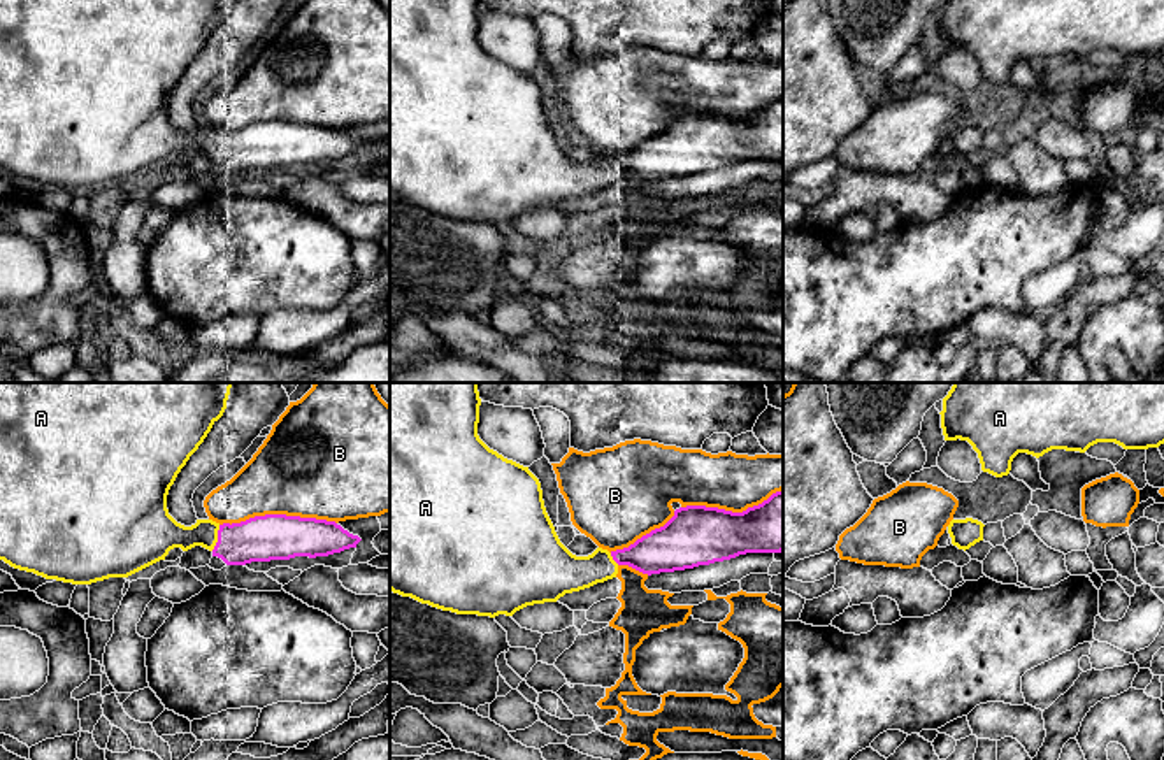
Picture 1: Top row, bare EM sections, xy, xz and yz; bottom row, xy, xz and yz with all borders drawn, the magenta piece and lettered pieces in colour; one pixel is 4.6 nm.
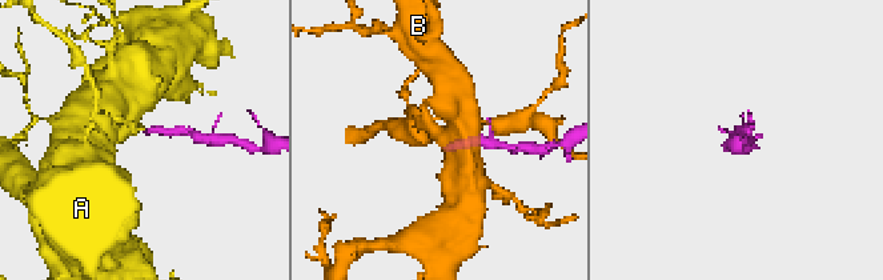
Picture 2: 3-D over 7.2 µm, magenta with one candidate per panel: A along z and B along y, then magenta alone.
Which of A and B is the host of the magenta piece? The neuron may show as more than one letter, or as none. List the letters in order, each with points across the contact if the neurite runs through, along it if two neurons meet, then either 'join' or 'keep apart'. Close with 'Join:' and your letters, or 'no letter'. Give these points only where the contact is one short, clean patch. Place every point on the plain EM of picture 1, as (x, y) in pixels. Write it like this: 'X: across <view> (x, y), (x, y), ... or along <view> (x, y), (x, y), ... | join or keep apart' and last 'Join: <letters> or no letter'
A: join
B: keep apart
Join: A

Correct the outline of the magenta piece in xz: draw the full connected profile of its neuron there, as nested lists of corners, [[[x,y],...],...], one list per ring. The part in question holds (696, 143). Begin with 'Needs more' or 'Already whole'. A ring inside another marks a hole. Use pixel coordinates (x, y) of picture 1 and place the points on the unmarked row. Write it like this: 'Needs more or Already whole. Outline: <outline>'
Needs more. Outline: [[[390,0],[390,197],[402,204],[411,204],[421,211],[451,218],[456,221],[478,221],[495,225],[499,221],[513,223],[516,218],[544,209],[557,209],[565,200],[590,195],[597,190],[616,184],[620,172],[629,172],[643,181],[660,181],[693,176],[723,168],[746,160],[781,160],[783,158],[783,97],[772,100],[758,112],[748,114],[743,119],[732,119],[718,114],[686,112],[674,118],[674,123],[660,135],[637,146],[623,156],[607,158],[597,154],[588,163],[572,161],[558,146],[555,133],[546,119],[539,86],[513,67],[504,65],[490,56],[478,42],[479,30],[479,0]]]

